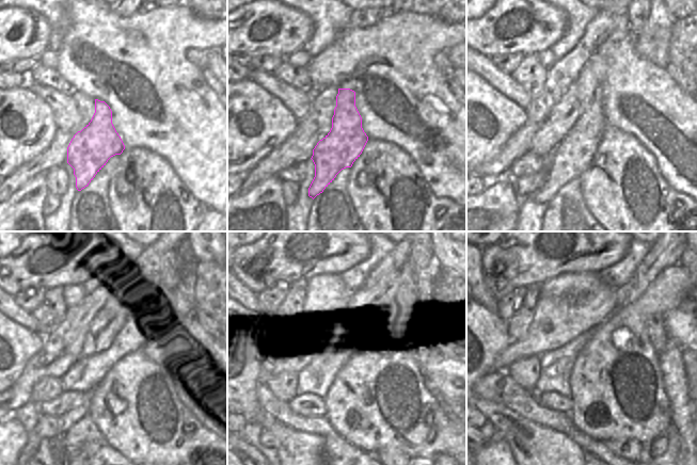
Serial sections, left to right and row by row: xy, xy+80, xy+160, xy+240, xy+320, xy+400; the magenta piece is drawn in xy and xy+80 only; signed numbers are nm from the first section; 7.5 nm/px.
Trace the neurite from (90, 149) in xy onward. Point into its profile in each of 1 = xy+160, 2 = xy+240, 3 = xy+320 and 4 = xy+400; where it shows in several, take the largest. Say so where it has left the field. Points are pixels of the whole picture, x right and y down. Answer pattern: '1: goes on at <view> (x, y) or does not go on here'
1: goes on at xy+160 (571, 158)
2: goes on at xy+240 (137, 278)
3: goes on at xy+320 (389, 268)
4: goes on at xy+400 (497, 435)

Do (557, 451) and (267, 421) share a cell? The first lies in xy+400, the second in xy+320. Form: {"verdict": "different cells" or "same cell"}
{"verdict": "same cell"}

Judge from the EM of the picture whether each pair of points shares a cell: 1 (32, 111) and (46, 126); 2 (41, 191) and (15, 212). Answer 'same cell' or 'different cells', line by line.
1: same cell
2: same cell

